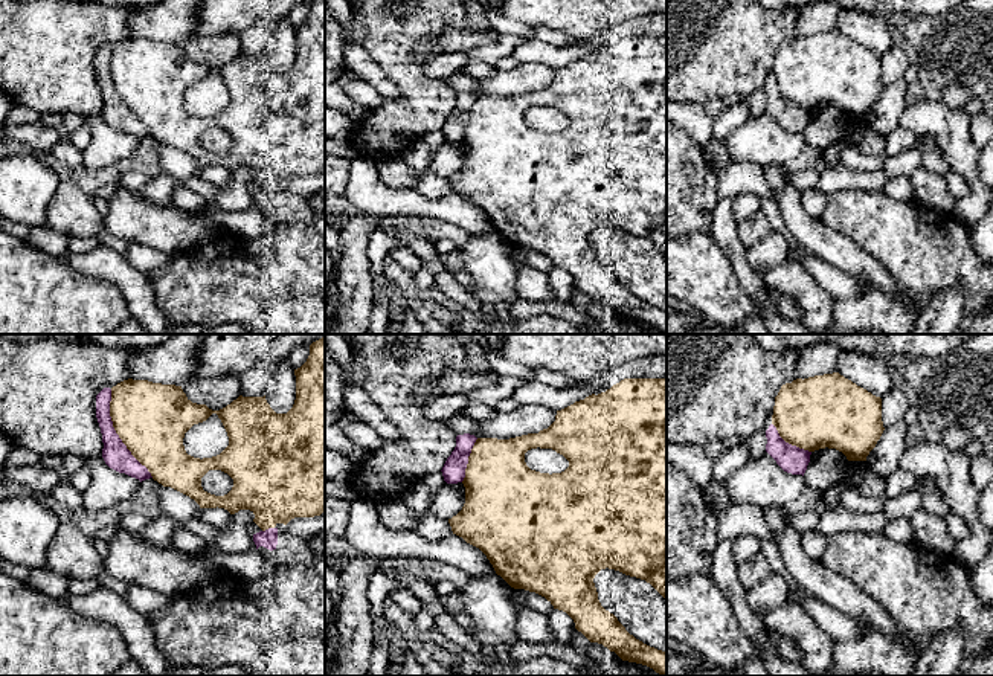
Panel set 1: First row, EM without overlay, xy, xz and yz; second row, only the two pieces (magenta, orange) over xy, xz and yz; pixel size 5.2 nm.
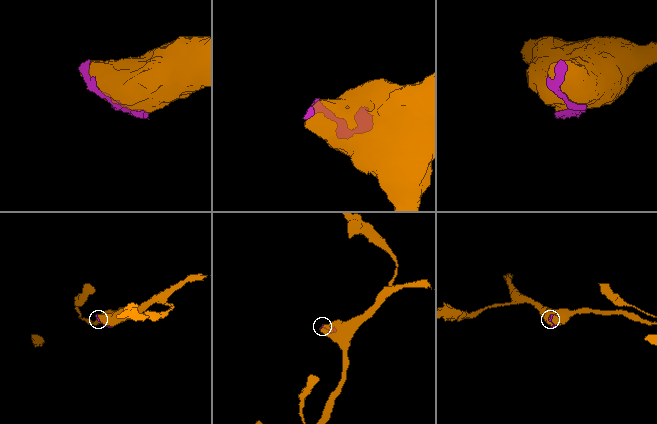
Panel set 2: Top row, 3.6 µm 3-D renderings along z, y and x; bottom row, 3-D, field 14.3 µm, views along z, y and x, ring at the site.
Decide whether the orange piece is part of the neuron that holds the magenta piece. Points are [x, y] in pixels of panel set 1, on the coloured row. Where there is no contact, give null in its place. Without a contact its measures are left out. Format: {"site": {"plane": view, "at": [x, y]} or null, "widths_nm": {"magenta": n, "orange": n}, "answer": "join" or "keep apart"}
{"site": {"plane": "xy", "at": [116, 434]}, "widths_nm": {"magenta": 140, "orange": 380}, "answer": "join"}

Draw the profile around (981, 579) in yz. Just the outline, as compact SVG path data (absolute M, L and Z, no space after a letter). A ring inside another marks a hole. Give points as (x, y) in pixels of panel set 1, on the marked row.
M993 542L985 557L972 569L970 580L978 600L993 606Z

